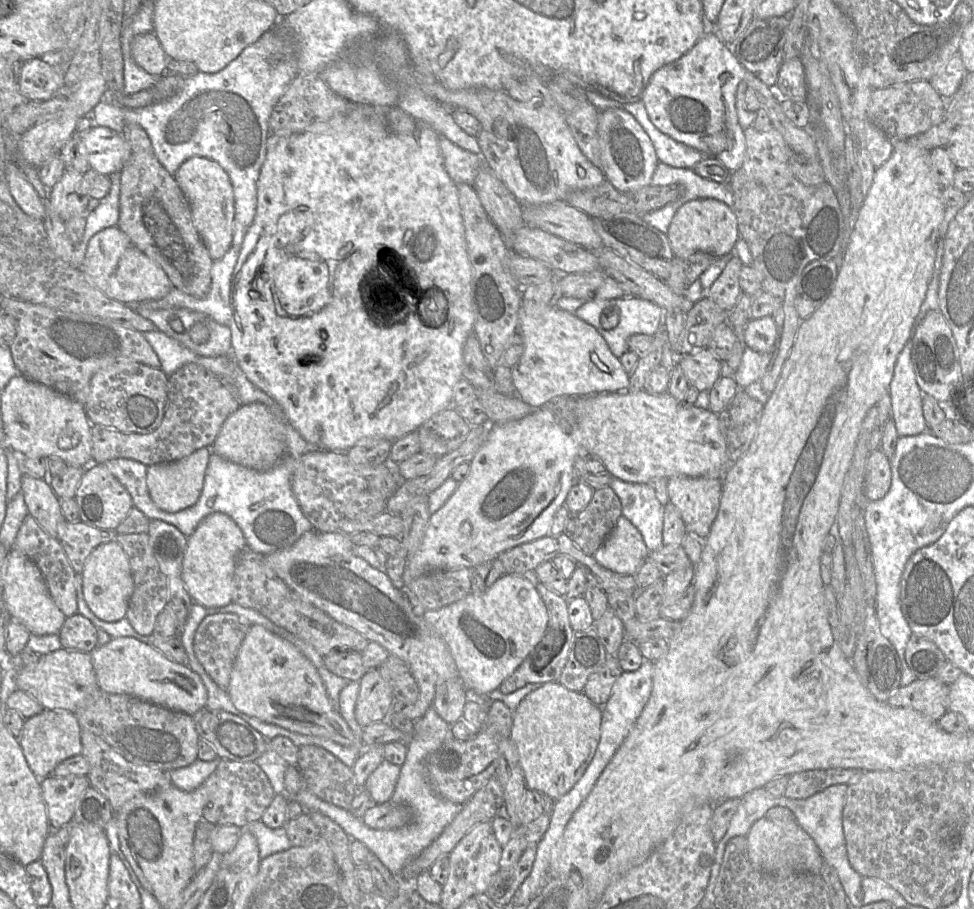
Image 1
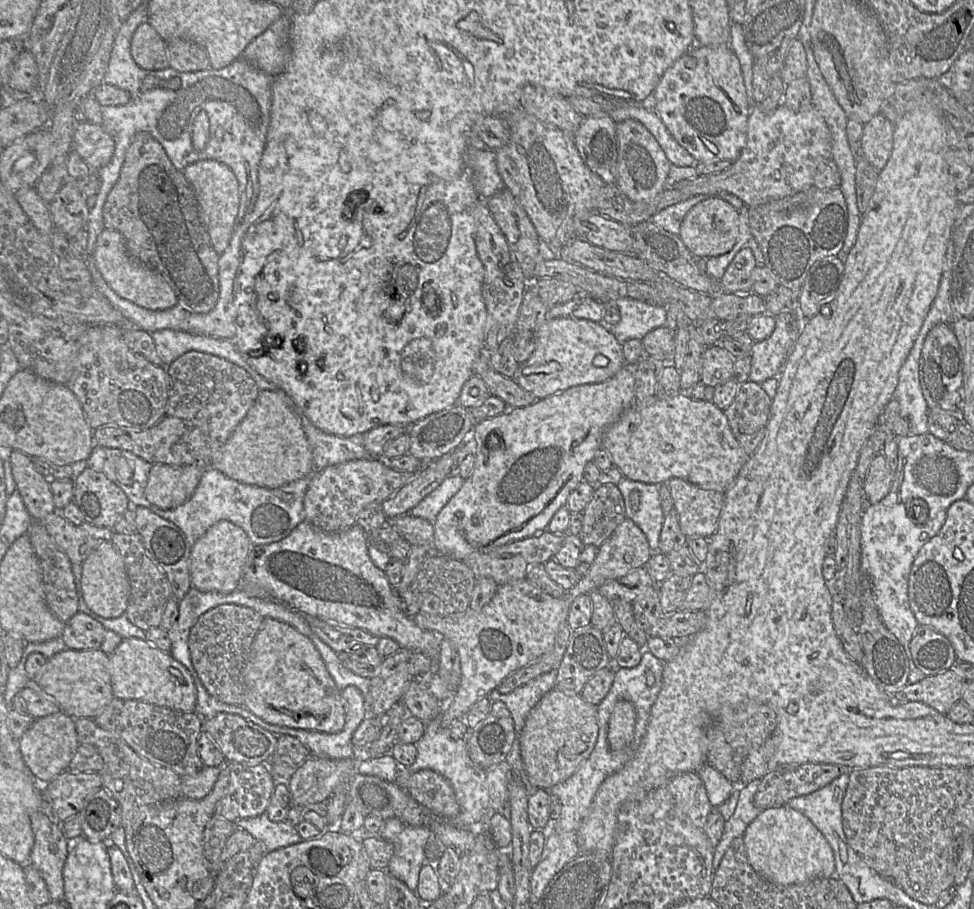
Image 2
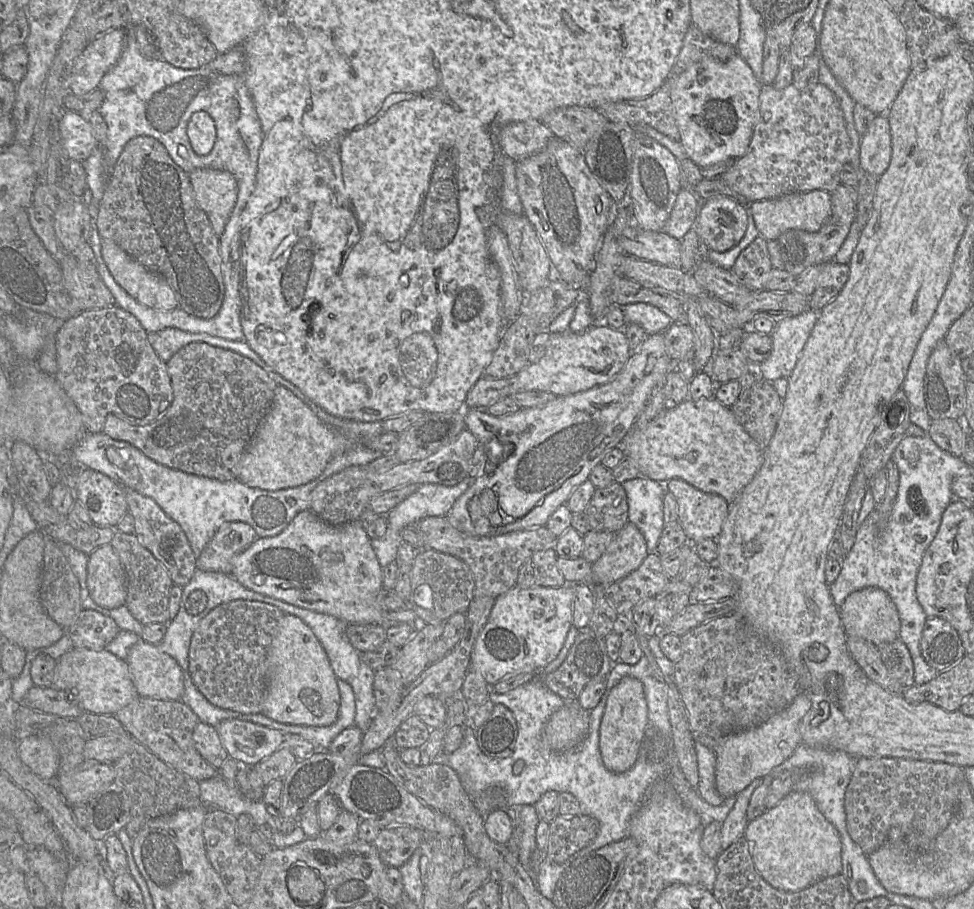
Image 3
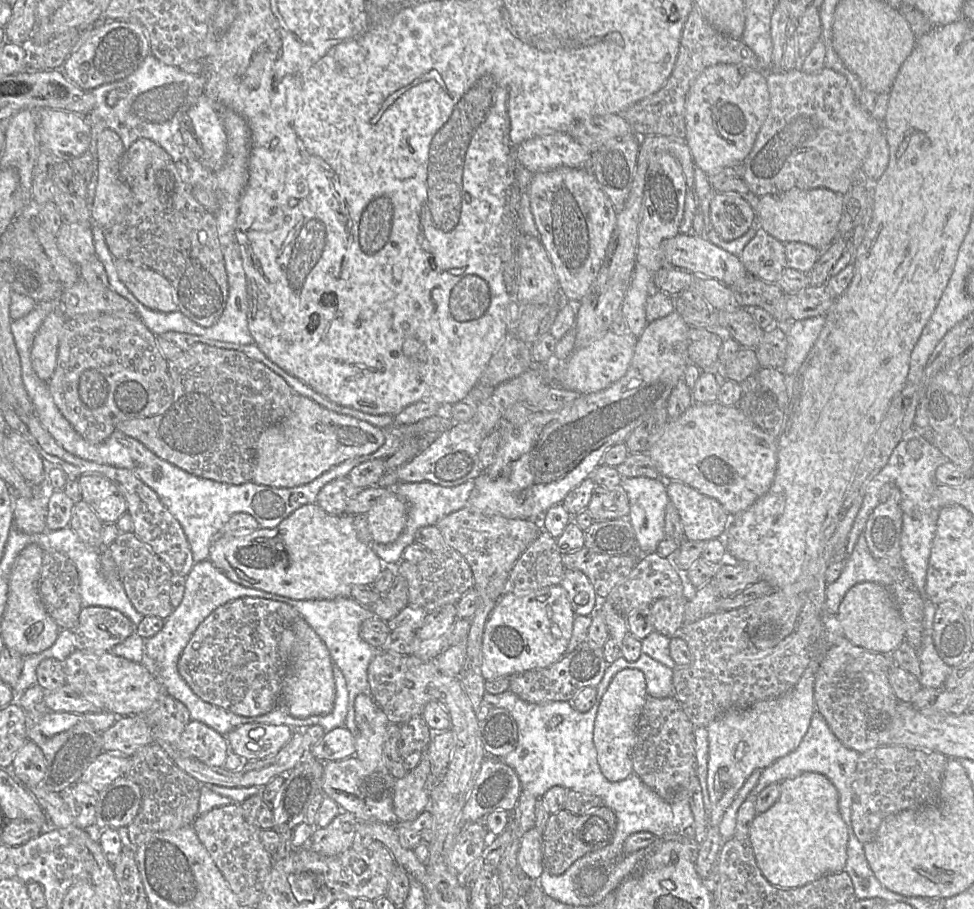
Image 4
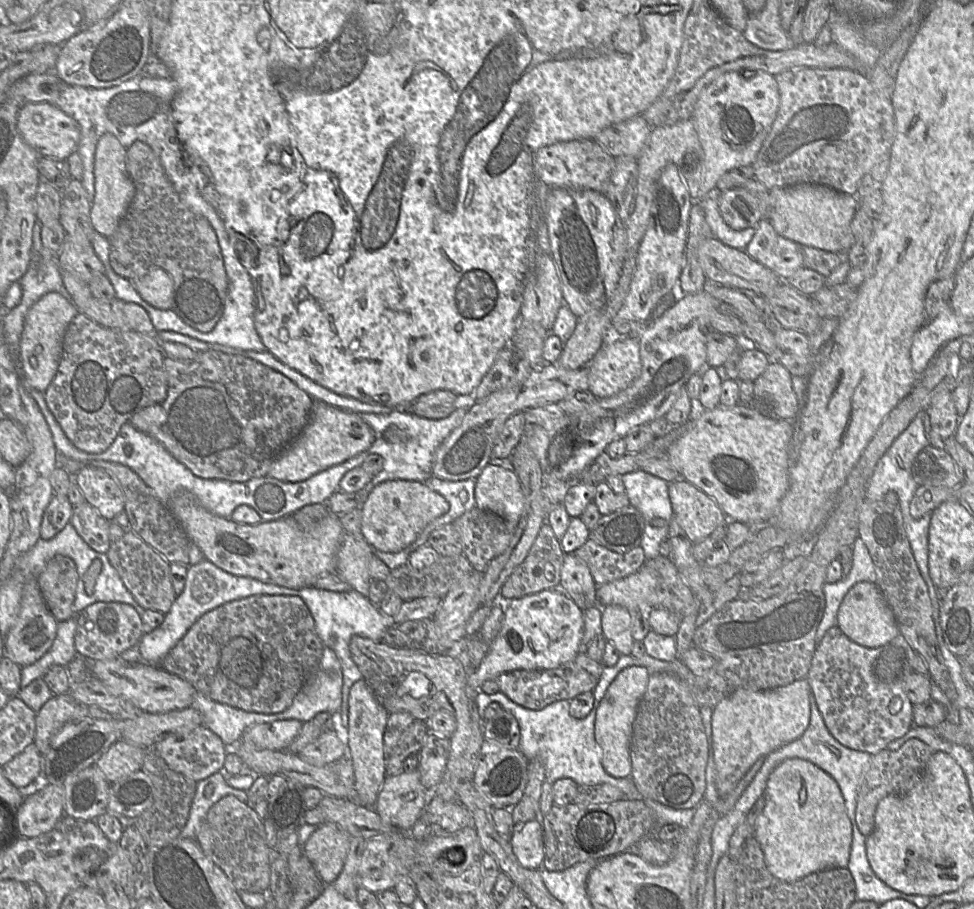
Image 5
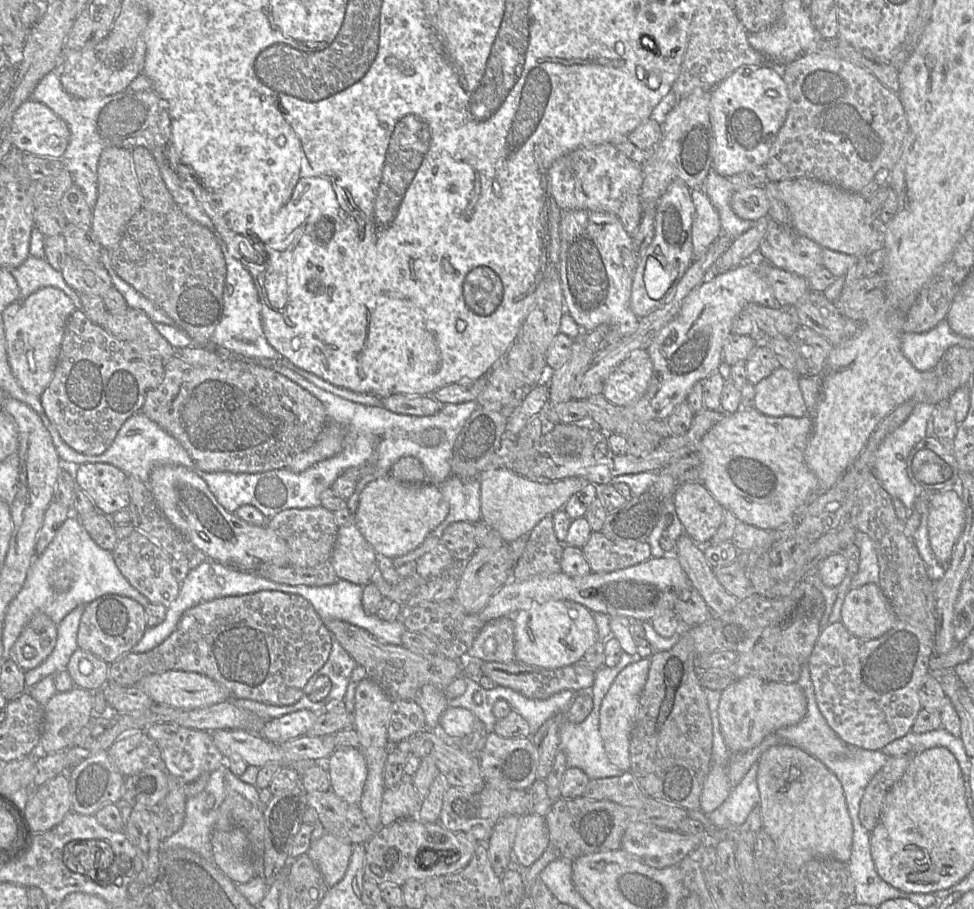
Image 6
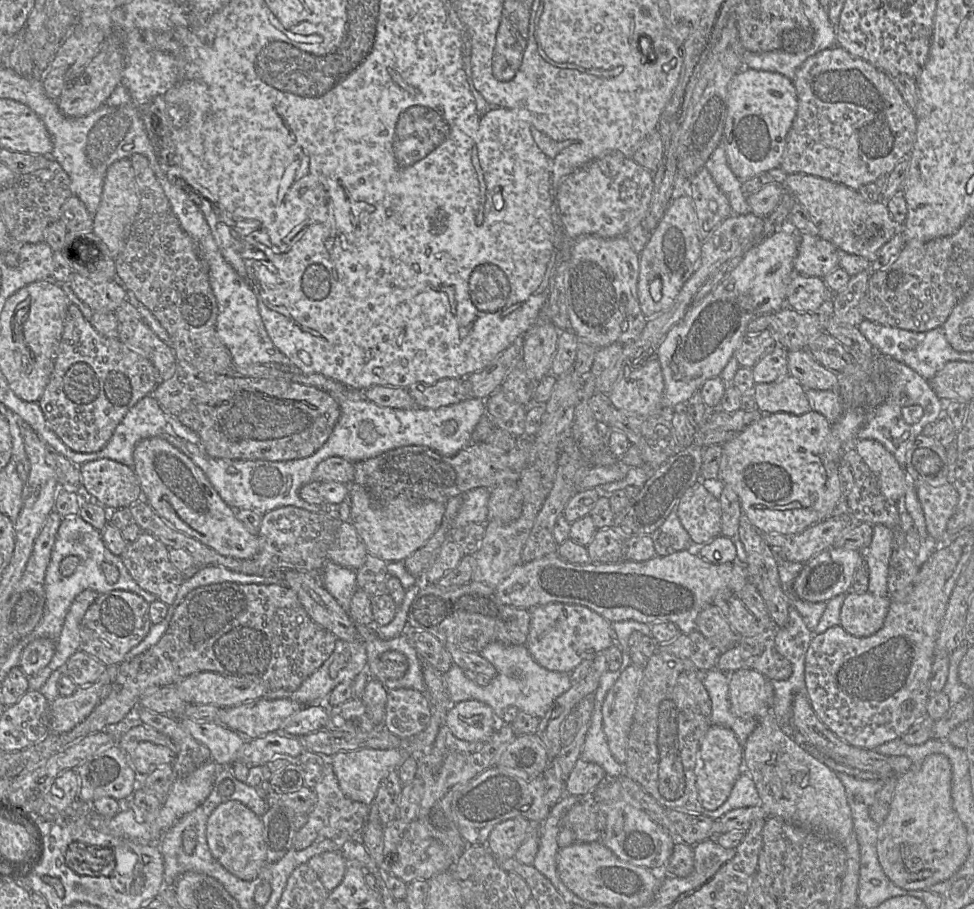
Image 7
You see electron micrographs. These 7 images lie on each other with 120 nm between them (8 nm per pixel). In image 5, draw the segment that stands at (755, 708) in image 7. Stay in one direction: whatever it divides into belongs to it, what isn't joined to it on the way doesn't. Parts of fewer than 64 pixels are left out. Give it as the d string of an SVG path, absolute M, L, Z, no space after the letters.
M807 678L767 690L738 688L723 698L713 709L712 744L716 766L716 789L720 797L728 795L760 758L799 738L810 722L811 686Z

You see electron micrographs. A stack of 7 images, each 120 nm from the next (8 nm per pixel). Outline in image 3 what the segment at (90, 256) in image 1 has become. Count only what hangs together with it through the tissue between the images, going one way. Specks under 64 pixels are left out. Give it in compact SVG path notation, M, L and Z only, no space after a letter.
M102 238L102 256L115 281L136 301L157 310L174 310L178 300L170 284L129 256L110 239Z

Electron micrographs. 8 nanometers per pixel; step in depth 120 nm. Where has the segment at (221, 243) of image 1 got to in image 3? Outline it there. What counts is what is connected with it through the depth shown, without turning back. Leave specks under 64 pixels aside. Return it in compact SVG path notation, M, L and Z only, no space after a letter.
M209 168L189 173L197 204L207 214L217 236L224 233L238 195L238 183L227 172Z

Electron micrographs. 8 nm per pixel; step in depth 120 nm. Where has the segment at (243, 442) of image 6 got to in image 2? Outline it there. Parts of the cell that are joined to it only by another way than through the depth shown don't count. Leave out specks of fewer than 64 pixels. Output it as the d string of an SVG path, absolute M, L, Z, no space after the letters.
M188 351L166 367L170 390L165 414L154 426L134 430L106 425L93 431L94 443L131 452L151 464L210 468L217 453L255 402L260 389L246 370L218 356Z

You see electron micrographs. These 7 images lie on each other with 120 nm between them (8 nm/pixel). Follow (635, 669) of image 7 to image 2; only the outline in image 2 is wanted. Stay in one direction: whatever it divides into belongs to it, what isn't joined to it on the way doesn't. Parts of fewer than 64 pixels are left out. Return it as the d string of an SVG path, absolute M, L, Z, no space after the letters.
M627 700L618 701L608 724L607 740L611 750L619 751L630 744L634 737L635 723L634 705Z

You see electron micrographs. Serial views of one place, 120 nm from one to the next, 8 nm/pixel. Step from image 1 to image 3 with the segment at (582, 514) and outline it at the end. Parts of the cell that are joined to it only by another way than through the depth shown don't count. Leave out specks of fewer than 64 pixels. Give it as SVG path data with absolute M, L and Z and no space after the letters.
M622 484L596 488L586 510L591 530L618 533L627 523L628 499Z

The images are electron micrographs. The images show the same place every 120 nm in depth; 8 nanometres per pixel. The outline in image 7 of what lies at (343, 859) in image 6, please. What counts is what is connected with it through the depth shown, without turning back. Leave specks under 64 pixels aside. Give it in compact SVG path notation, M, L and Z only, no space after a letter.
M341 851L314 855L307 863L329 892L341 883L347 869L347 862Z

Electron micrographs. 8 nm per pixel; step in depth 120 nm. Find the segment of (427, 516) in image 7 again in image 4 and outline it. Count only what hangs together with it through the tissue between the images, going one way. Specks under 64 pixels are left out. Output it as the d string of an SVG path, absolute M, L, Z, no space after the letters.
M389 490L367 513L373 542L394 542L406 525L407 515L408 505L405 500Z

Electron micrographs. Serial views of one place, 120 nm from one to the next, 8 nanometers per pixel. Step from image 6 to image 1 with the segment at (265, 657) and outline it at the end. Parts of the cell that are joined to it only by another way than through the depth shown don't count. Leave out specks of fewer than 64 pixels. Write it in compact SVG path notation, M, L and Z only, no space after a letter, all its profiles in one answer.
M215 613L207 615L199 624L193 640L194 653L211 679L223 690L227 691L230 676L238 650L251 627L241 622L234 613Z

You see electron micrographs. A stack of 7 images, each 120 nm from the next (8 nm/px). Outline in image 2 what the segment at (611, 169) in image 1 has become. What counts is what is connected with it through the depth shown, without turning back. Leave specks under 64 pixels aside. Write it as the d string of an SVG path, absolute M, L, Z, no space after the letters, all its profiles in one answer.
M627 119L618 122L616 137L618 142L617 187L632 201L652 201L666 188L671 163L655 137L637 120Z

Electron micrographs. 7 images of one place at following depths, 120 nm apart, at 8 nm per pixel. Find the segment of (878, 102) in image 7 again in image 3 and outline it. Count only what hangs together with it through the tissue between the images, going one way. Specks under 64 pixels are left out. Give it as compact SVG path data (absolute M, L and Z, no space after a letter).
M820 82L807 91L799 90L793 84L783 89L776 89L772 84L762 84L759 100L759 120L747 153L737 159L719 178L751 203L797 192L832 192L836 189L841 184L841 168L850 161L852 147L844 114L836 95Z

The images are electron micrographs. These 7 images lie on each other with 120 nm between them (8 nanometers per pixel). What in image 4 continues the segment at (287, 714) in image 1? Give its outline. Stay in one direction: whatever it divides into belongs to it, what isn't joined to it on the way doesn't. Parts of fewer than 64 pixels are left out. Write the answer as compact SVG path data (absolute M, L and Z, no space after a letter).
M299 617L283 632L279 654L287 665L279 706L285 706L288 713L295 718L330 713L336 697L334 664L326 645L303 617Z

